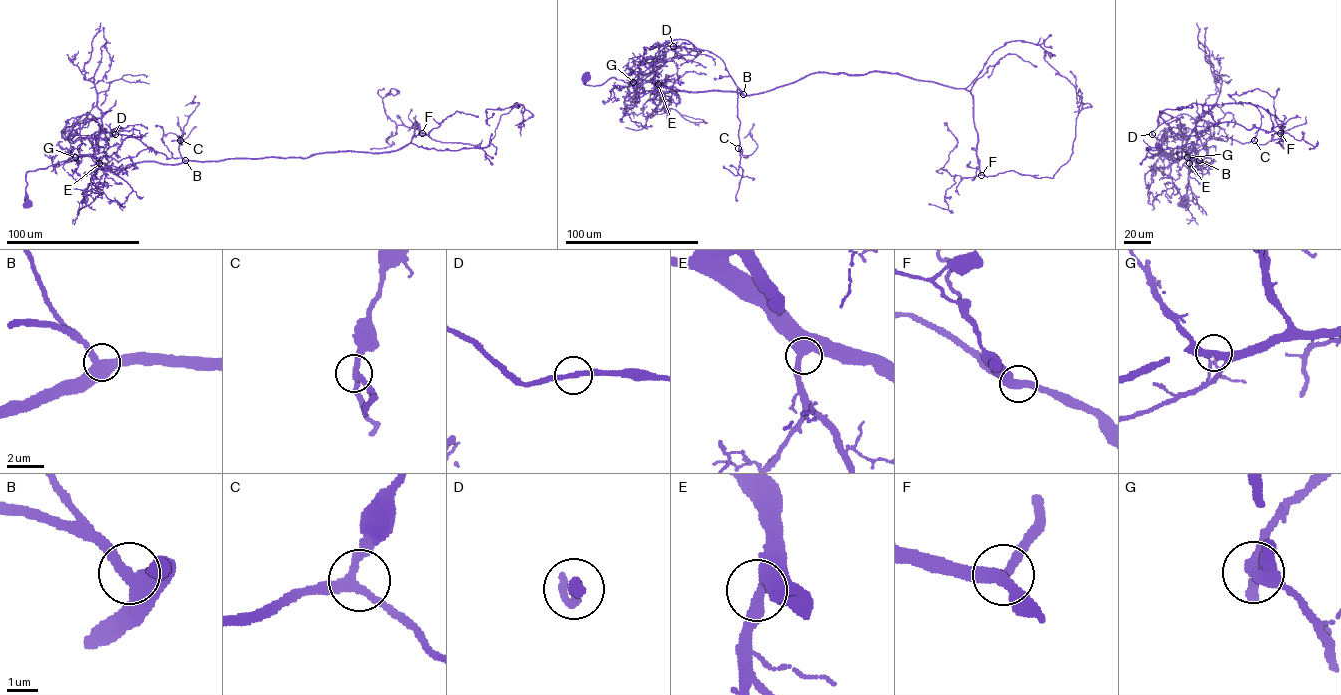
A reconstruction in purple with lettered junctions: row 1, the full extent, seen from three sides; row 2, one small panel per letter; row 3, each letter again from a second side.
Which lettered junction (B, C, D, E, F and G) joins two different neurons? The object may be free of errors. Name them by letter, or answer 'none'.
none

